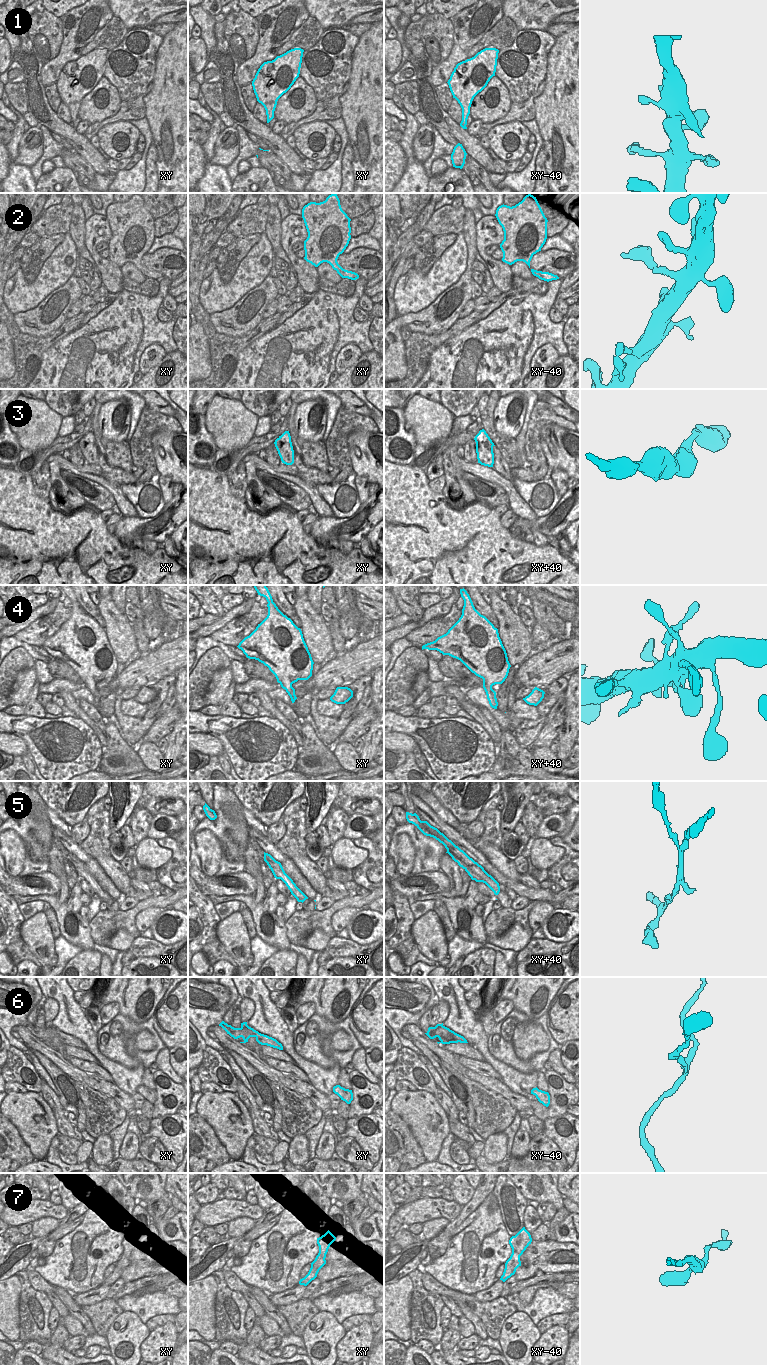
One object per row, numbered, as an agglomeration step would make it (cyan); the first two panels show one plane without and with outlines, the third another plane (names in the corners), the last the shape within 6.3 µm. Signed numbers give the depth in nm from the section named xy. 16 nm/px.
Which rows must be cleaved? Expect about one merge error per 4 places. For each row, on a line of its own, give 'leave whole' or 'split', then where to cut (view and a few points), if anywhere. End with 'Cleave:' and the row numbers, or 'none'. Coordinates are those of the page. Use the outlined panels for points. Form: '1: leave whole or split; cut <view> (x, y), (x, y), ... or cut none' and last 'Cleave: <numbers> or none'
1: leave whole; cut none
2: leave whole; cut none
3: leave whole; cut none
4: leave whole; cut none
5: split; cut xy+40 (449, 840), (450, 849), (457, 856), (485, 872)
6: leave whole; cut none
7: leave whole; cut none
Cleave: 5

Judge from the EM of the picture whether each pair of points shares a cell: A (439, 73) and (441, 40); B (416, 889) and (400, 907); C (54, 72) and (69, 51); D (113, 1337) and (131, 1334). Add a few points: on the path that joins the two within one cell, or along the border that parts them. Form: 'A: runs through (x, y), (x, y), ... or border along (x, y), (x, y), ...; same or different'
A: border along (453, 43), (450, 54), (433, 68); different
B: border along (394, 888), (406, 898); different
C: runs through (54, 67), (65, 56); same
D: runs through (117, 1337), (123, 1337), (127, 1334); same

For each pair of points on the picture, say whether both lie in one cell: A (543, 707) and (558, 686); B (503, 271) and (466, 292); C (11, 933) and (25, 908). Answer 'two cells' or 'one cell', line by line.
A: one cell
B: two cells
C: two cells

